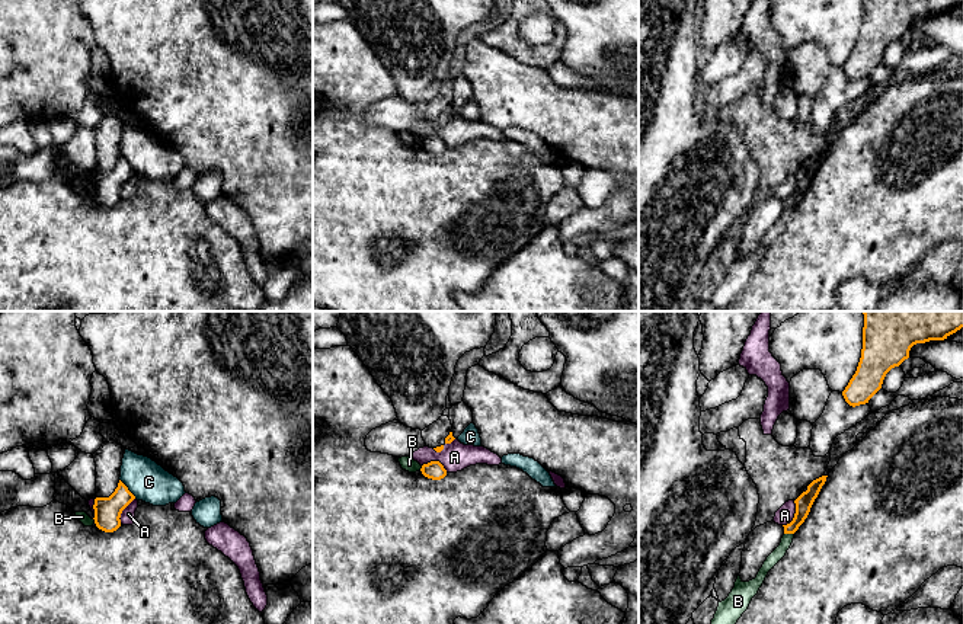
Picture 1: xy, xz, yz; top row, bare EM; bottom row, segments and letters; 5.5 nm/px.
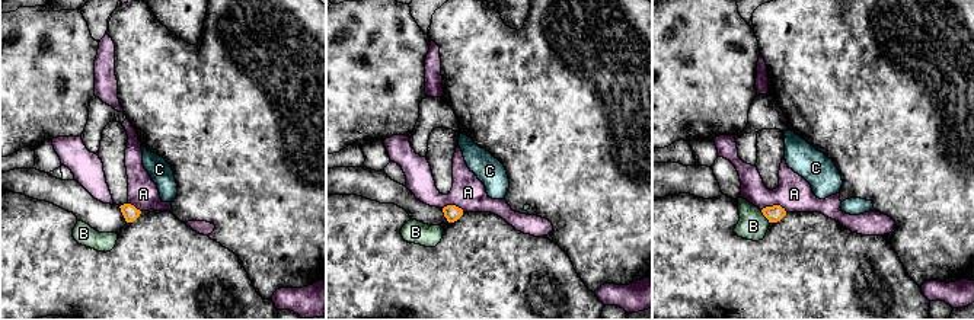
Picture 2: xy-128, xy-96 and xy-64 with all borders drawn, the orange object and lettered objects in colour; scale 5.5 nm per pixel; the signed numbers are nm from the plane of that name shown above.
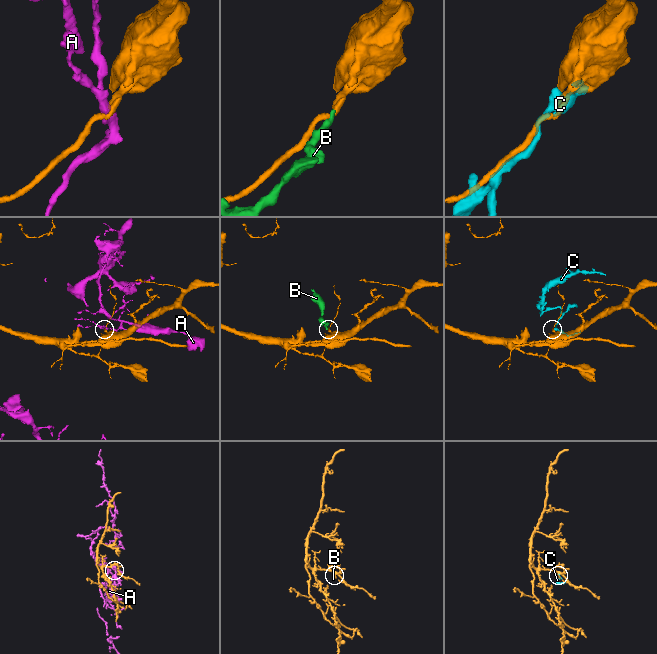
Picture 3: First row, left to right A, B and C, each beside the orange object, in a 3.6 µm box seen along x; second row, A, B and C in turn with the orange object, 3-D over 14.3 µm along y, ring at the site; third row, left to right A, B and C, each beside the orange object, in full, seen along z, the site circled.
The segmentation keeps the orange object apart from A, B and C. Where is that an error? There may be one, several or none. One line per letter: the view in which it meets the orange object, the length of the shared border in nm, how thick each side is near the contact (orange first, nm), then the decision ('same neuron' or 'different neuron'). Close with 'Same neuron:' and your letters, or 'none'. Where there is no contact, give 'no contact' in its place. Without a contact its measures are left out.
A: contact in yz; length 160 nm; calibres 90 and 100 nm; different neuron
B: contact in yz; length 60 nm; calibres 90 and 70 nm; different neuron
C: contact in xy; length 140 nm; calibres 150 and 220 nm; different neuron
Same neuron: none

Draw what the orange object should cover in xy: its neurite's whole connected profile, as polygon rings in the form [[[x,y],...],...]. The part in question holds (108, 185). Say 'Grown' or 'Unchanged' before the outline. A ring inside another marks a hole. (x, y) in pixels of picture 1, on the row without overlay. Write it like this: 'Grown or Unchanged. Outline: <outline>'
Unchanged. Outline: [[[119,154],[118,161],[109,172],[95,173],[95,198],[105,207],[113,207],[121,201],[122,185],[135,173],[128,161]]]

